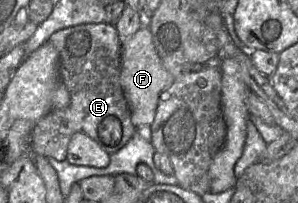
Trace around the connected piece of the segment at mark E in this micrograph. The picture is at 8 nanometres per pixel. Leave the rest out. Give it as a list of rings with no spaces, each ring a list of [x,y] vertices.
[[[89,23],[69,27],[54,33],[48,40],[59,54],[60,77],[70,94],[70,103],[62,109],[54,109],[40,118],[32,129],[30,149],[33,155],[66,160],[67,148],[73,134],[84,133],[93,139],[108,154],[123,148],[137,128],[131,122],[131,114],[120,85],[121,48],[115,25],[109,23]]]

